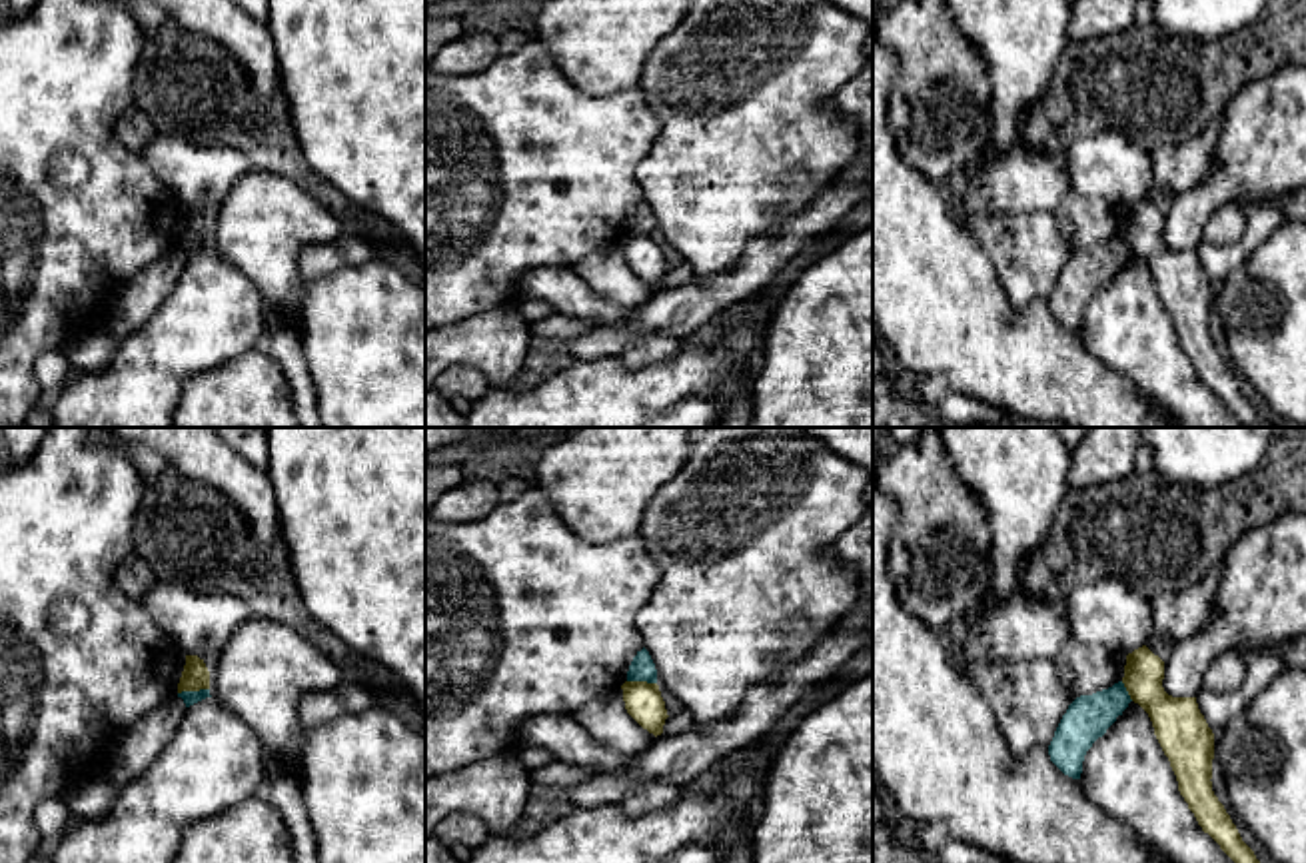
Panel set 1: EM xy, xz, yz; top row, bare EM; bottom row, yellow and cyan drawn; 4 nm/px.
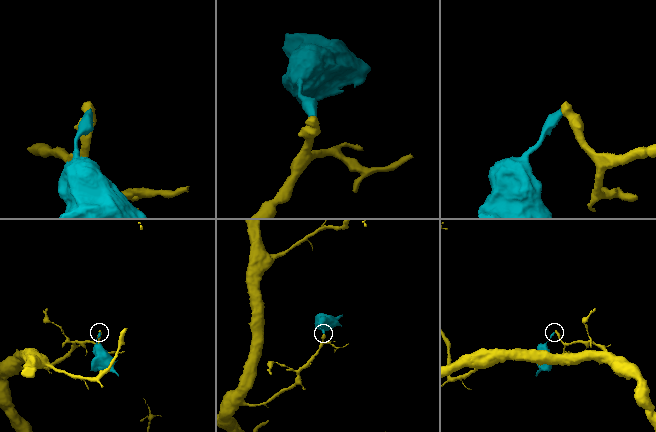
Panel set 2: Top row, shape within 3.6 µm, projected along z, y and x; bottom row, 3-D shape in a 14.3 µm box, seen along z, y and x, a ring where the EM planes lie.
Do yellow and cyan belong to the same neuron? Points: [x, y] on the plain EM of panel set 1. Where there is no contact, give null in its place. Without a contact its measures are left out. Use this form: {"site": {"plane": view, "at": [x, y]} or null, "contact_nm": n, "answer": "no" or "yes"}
{"site": {"plane": "xy", "at": [192, 242]}, "contact_nm": 130, "answer": "no"}

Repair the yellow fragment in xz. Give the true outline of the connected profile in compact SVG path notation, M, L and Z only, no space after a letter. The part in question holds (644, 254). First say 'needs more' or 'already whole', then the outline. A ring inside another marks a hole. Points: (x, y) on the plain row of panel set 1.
already whole; M625 234L621 238L627 266L655 290L663 286L667 268L657 236Z

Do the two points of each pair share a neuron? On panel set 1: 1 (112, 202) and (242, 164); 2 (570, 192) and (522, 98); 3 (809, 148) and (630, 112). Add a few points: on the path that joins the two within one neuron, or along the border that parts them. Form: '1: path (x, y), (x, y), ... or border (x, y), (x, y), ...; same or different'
1: border (138, 154), (186, 206); different
2: path (556, 168), (522, 132), (522, 122); same
3: border (636, 86), (657, 120), (653, 146), (640, 162); different

